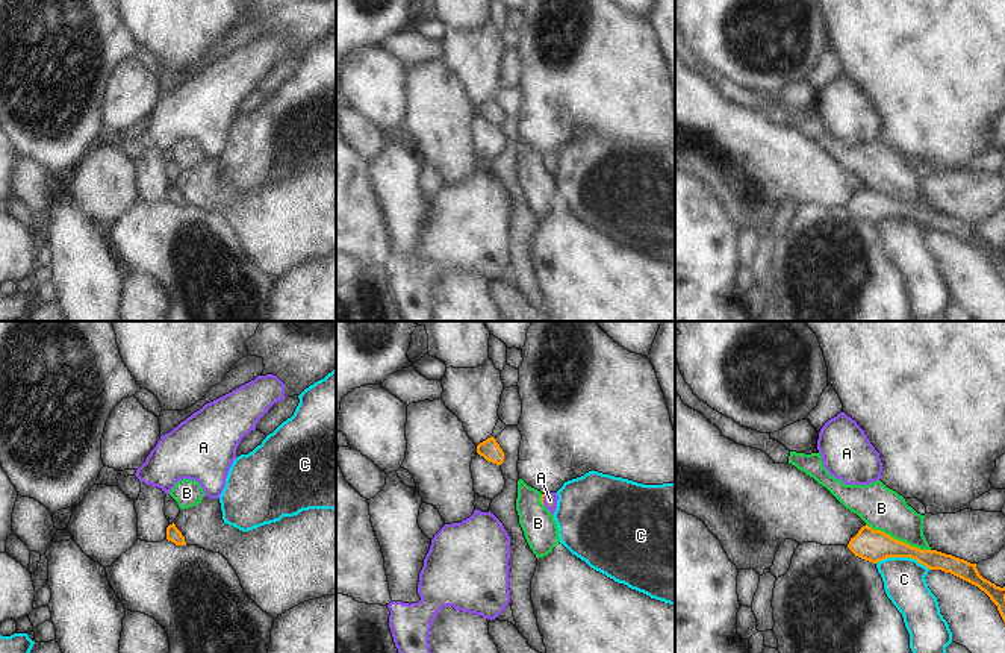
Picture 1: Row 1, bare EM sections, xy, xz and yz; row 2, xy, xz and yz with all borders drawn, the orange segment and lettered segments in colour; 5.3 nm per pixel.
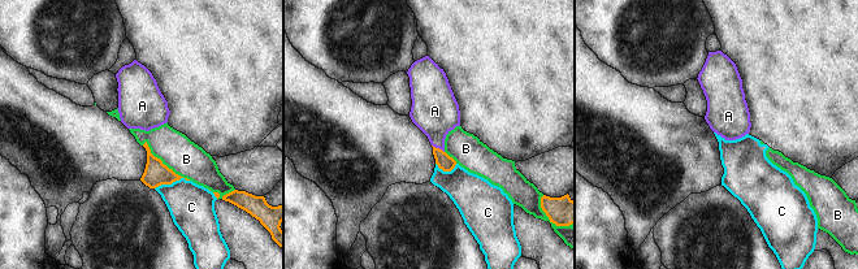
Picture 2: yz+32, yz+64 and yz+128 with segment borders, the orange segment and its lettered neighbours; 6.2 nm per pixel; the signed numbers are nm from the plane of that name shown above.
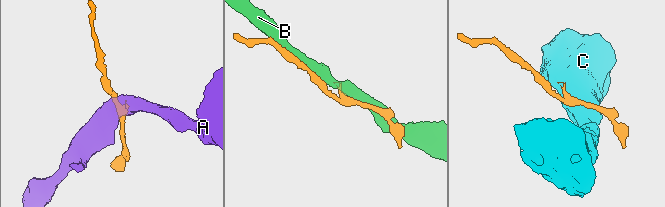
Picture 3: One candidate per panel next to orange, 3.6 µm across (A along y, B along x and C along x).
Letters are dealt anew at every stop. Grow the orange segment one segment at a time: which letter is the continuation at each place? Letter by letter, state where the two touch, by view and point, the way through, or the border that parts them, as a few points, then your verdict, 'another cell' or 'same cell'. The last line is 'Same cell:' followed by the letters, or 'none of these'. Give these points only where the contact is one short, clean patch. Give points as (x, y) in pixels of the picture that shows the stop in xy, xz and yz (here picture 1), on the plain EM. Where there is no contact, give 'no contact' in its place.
A: xz (542, 161) | across xz (542, 155), (542, 161), (550, 161) | same cell
B: yz (896, 200) | another cell
C: yz (902, 217) | another cell
Same cell: A

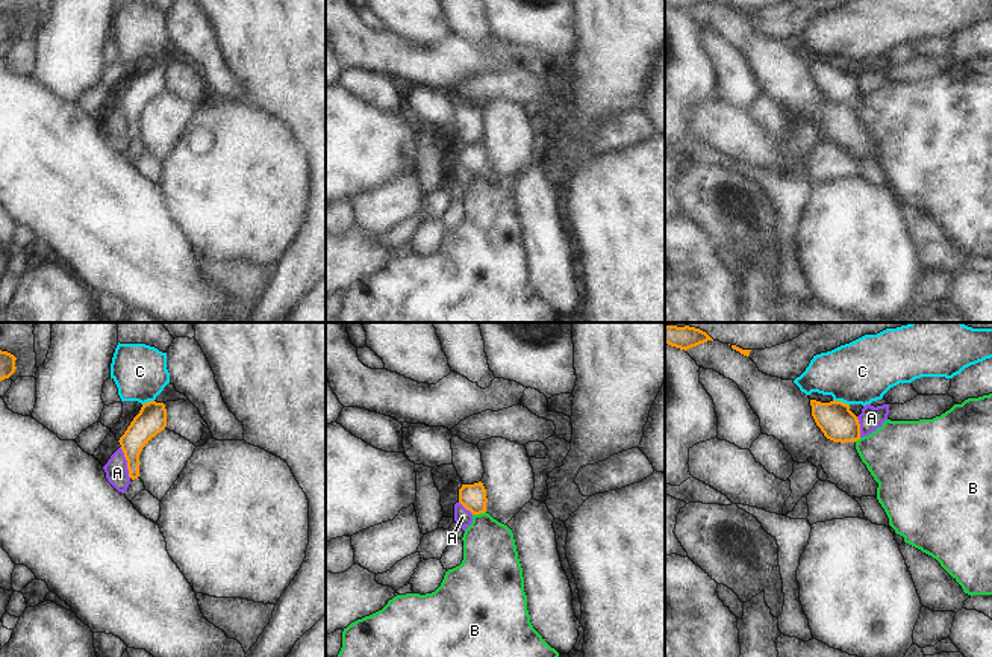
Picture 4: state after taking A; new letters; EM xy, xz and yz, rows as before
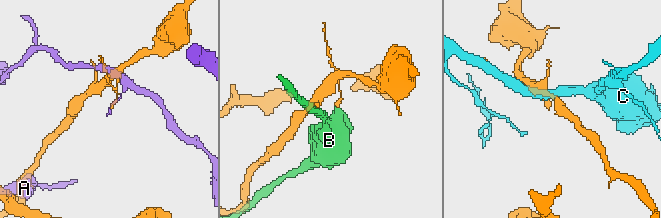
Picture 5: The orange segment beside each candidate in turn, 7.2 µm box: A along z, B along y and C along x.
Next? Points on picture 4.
A: xy (127, 123) | another cell
B: xz (479, 174) | another cell
C: yz (841, 62) | another cell
Same cell: none of these

